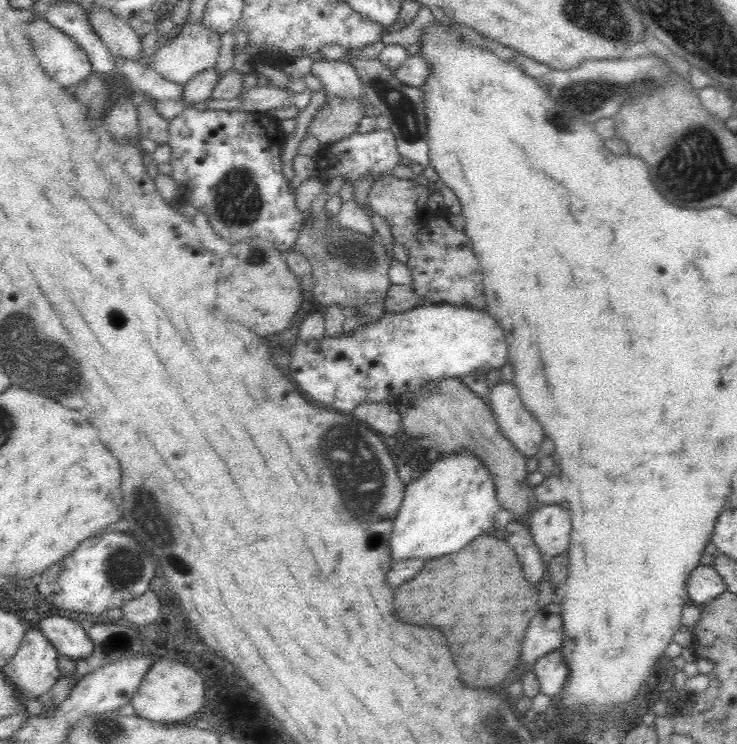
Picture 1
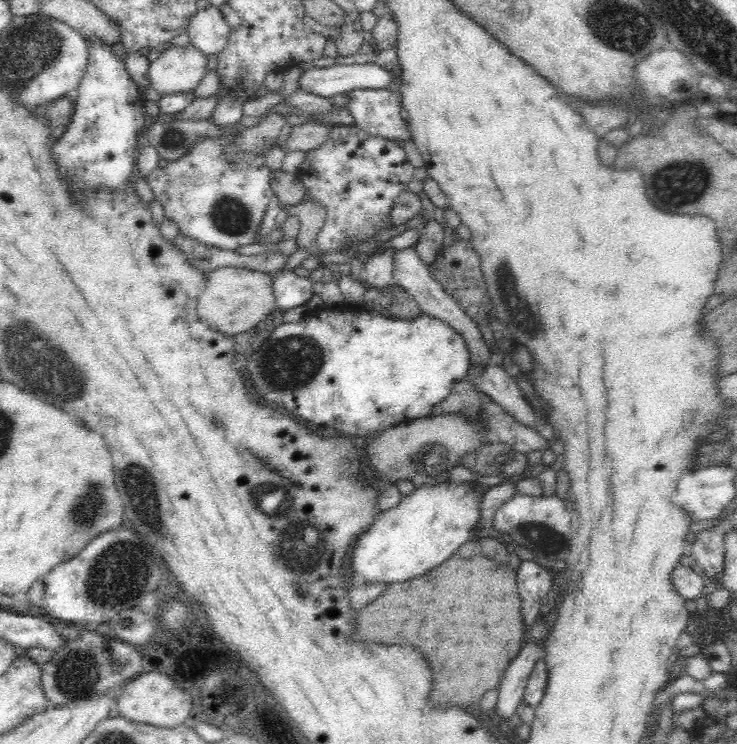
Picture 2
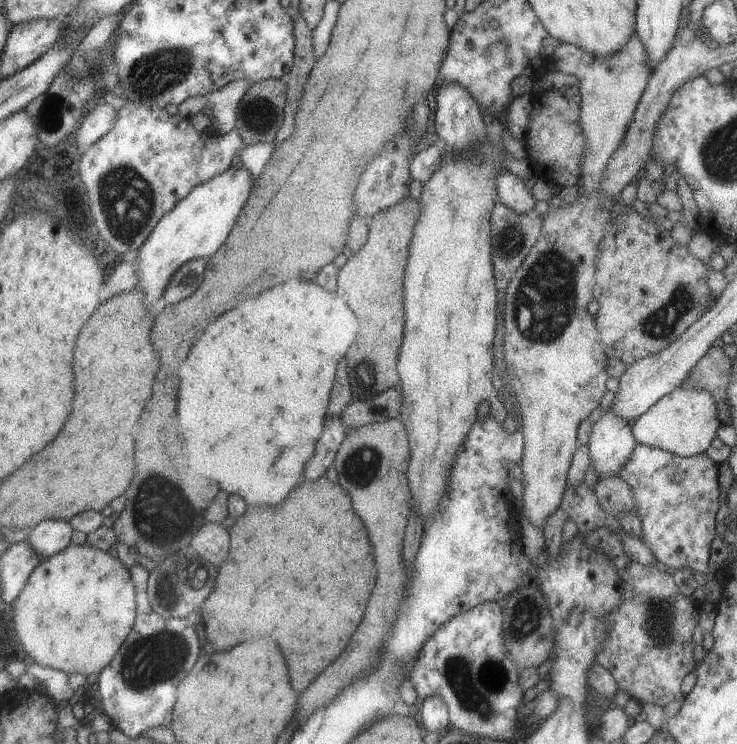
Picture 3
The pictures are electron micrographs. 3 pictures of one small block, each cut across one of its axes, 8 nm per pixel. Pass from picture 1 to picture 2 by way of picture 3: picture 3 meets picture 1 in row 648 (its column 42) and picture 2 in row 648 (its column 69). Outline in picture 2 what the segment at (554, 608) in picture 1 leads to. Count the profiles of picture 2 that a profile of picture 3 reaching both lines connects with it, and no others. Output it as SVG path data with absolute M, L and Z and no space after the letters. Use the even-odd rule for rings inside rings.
M546 640L543 642L528 641L507 666L497 687L498 703L495 706L502 720L510 720L516 708L522 704L528 678L536 662L544 658L545 646Z

